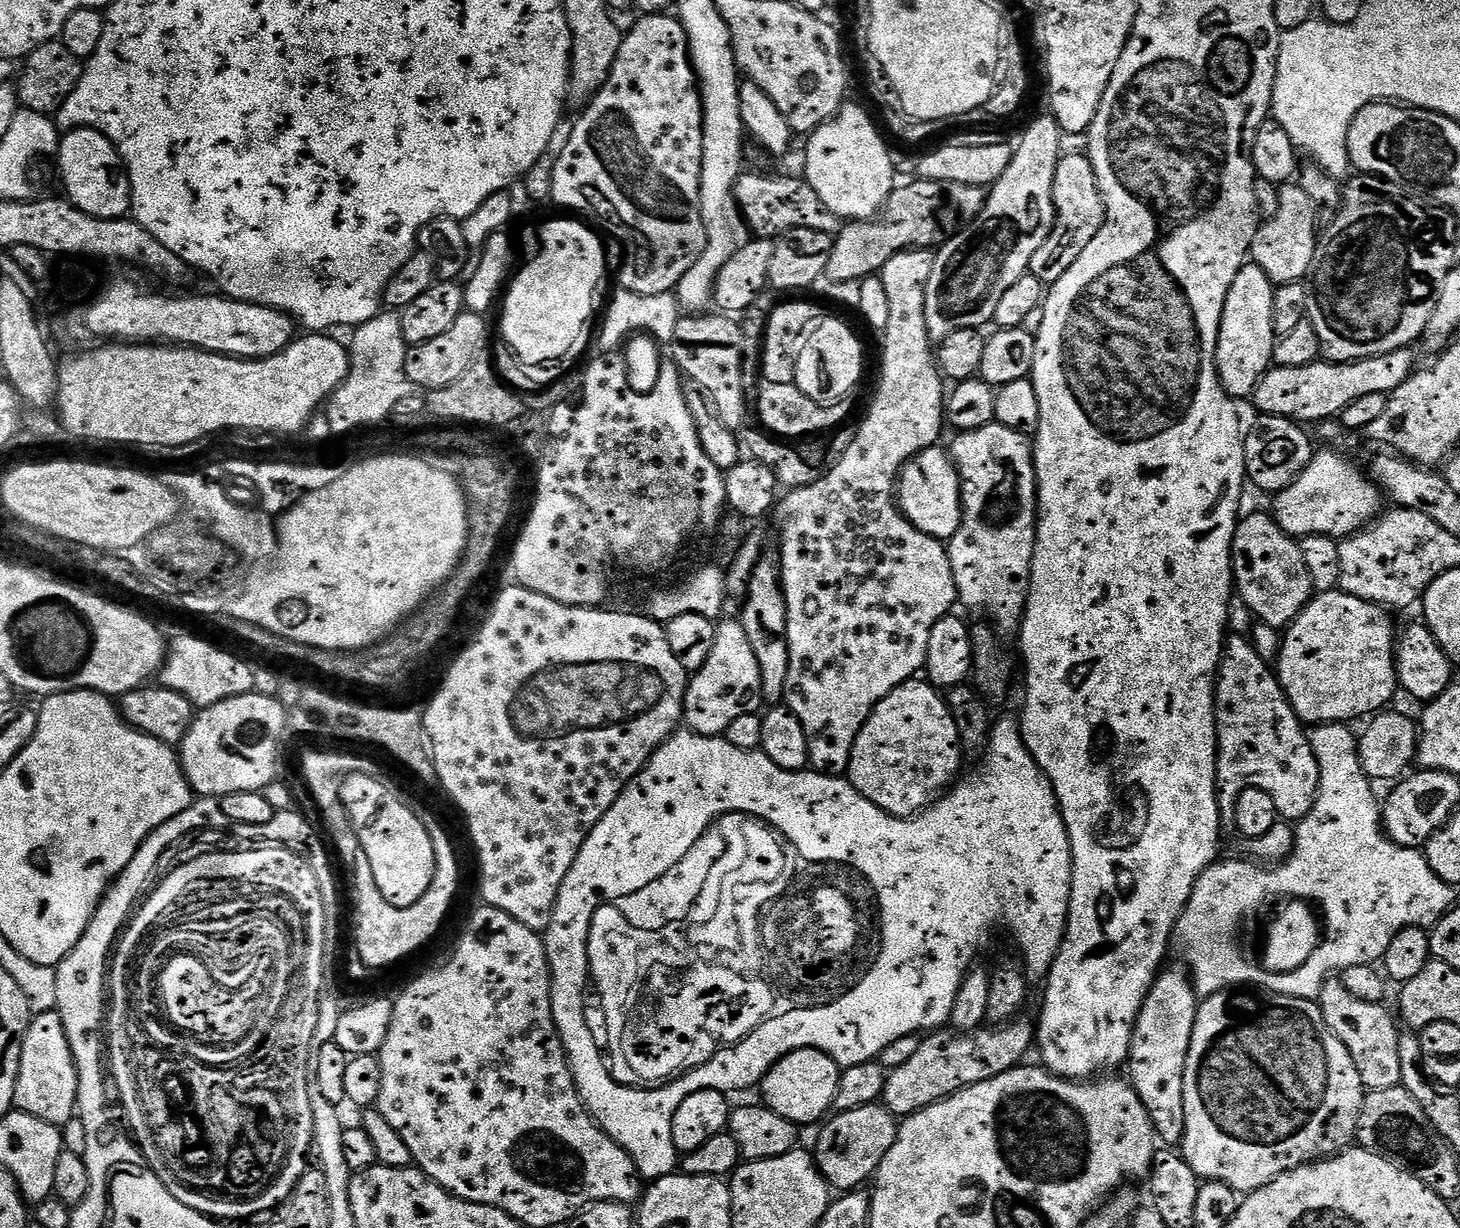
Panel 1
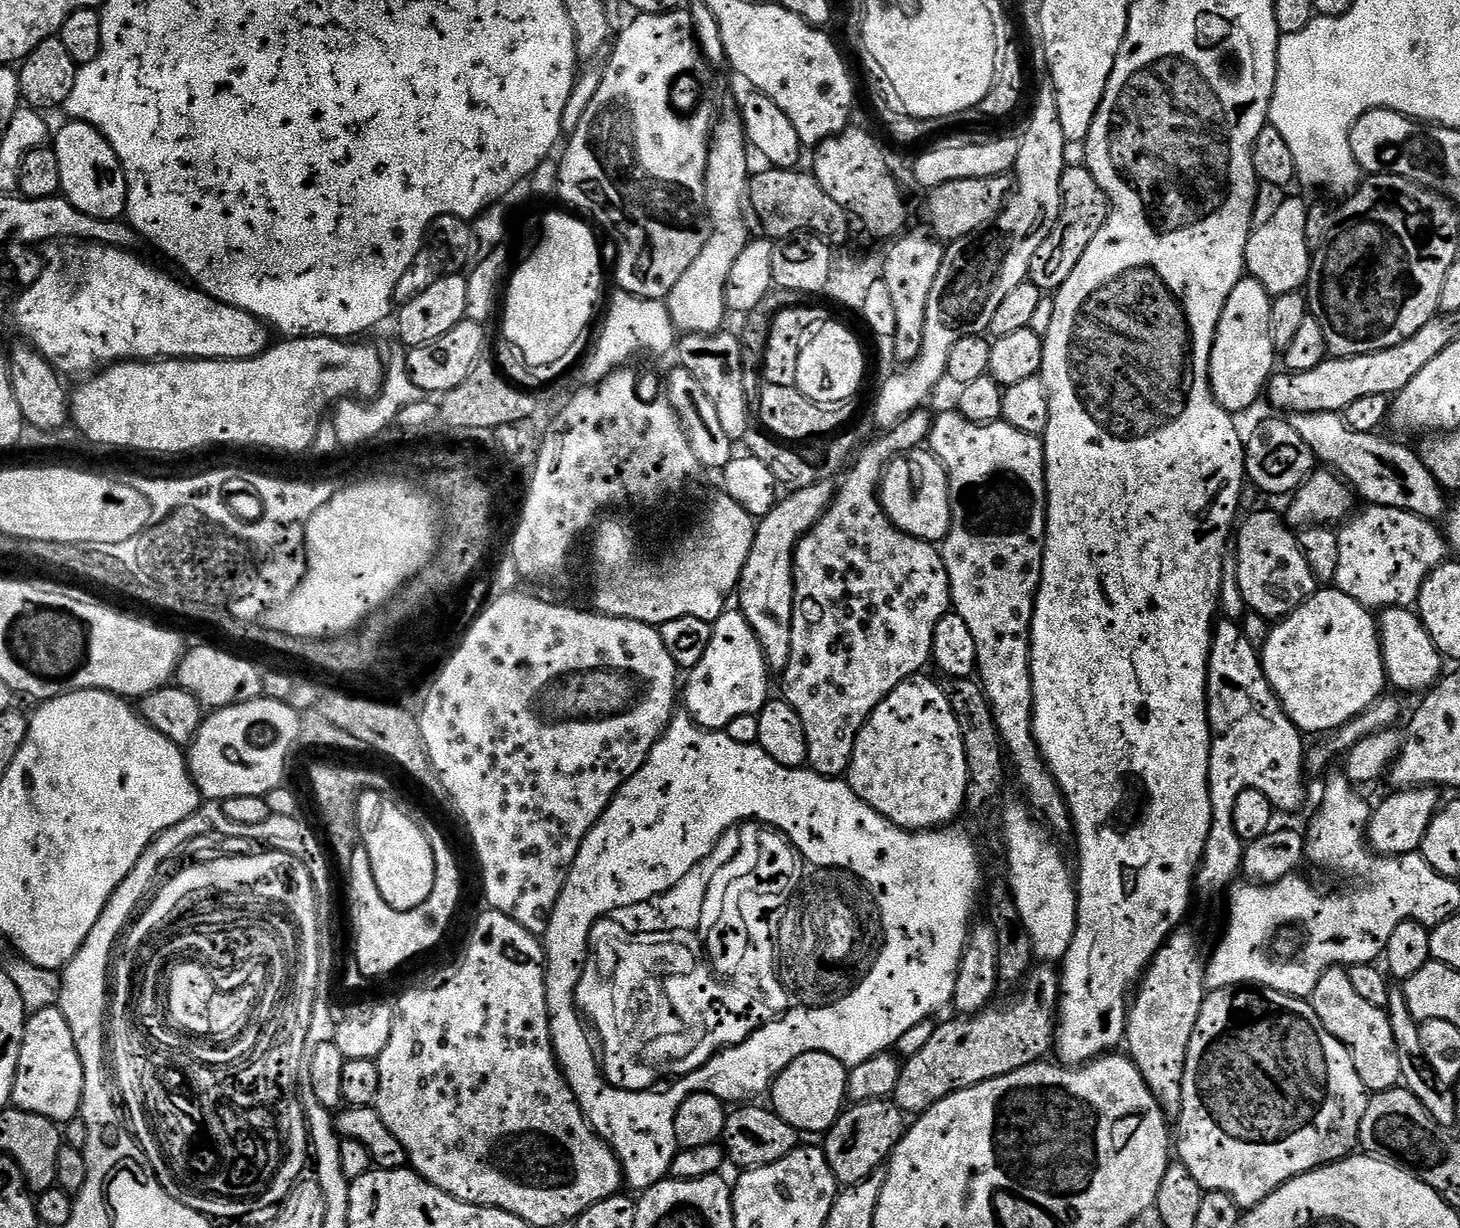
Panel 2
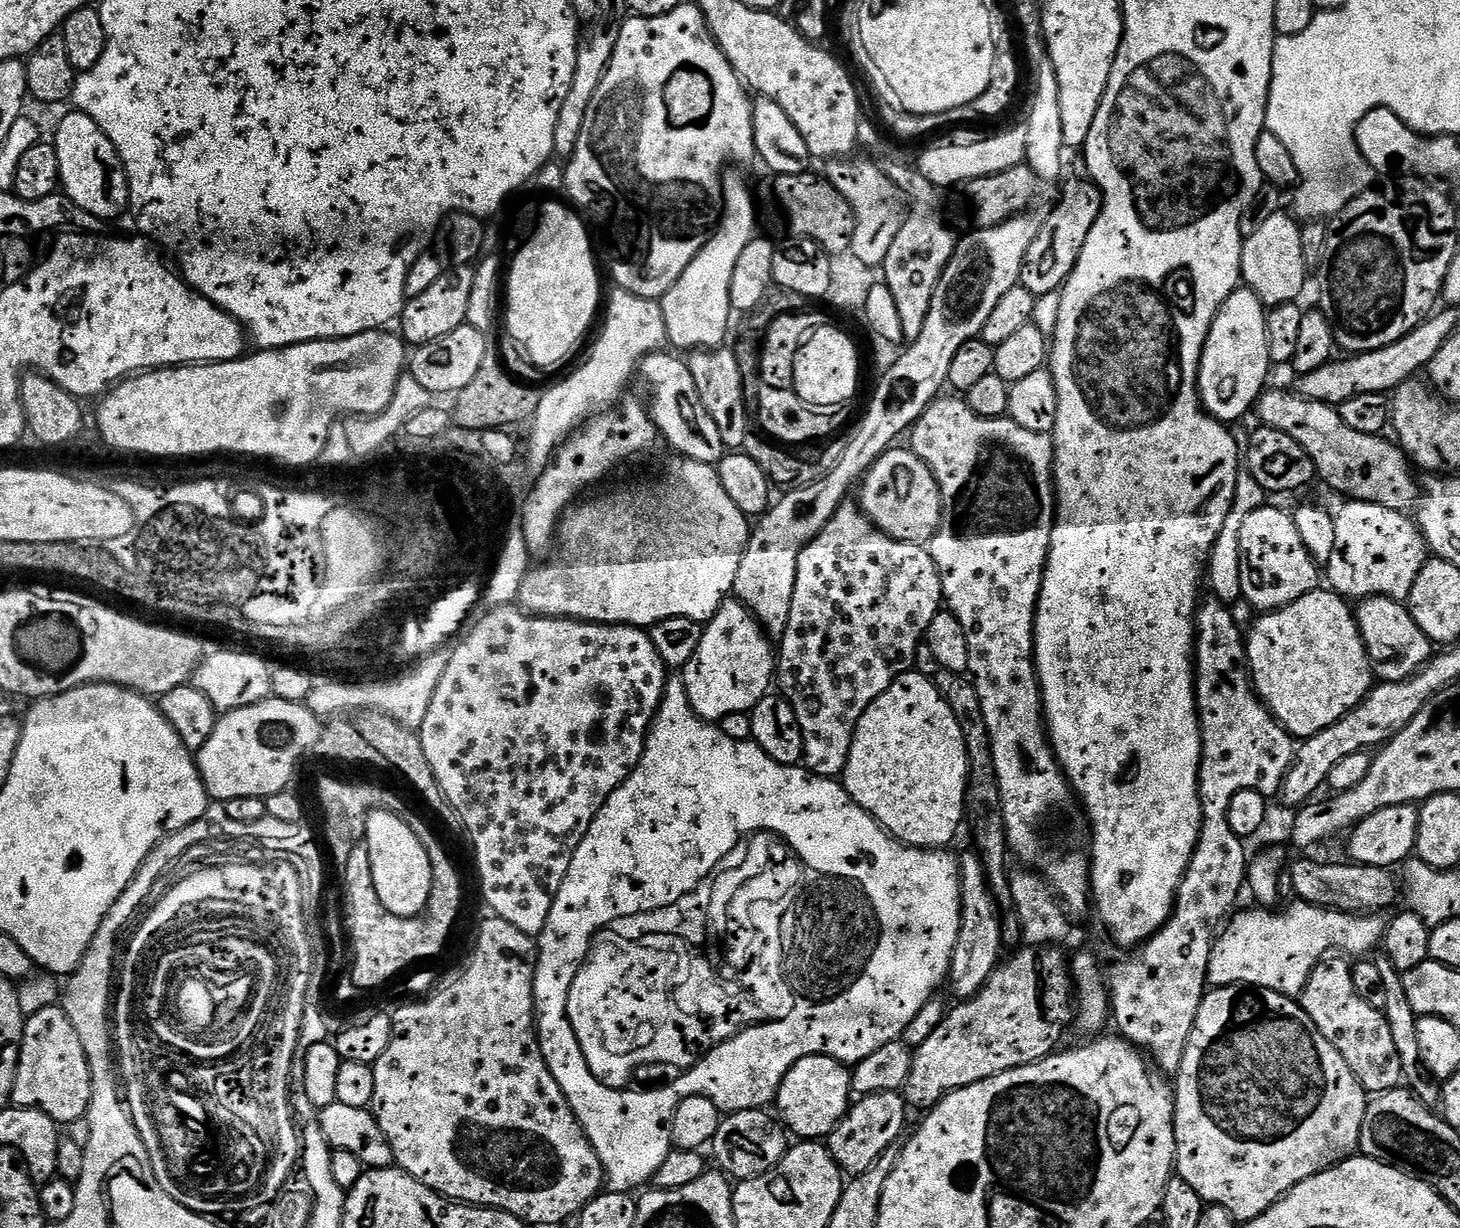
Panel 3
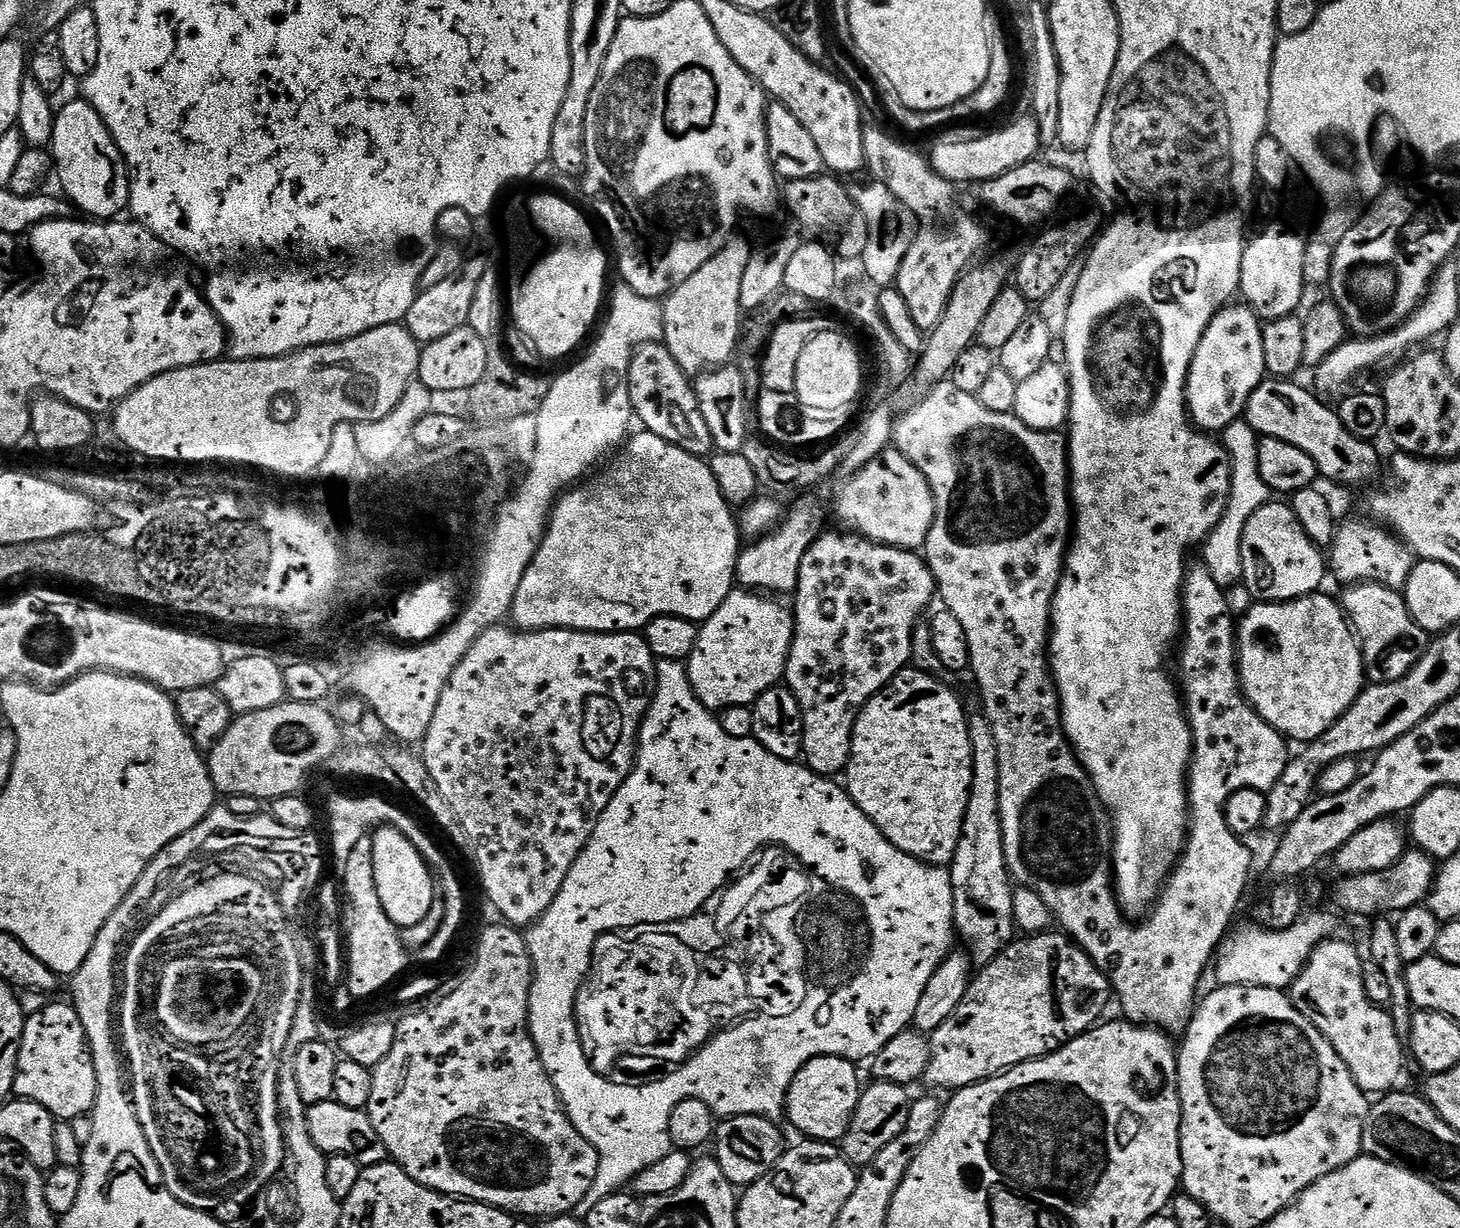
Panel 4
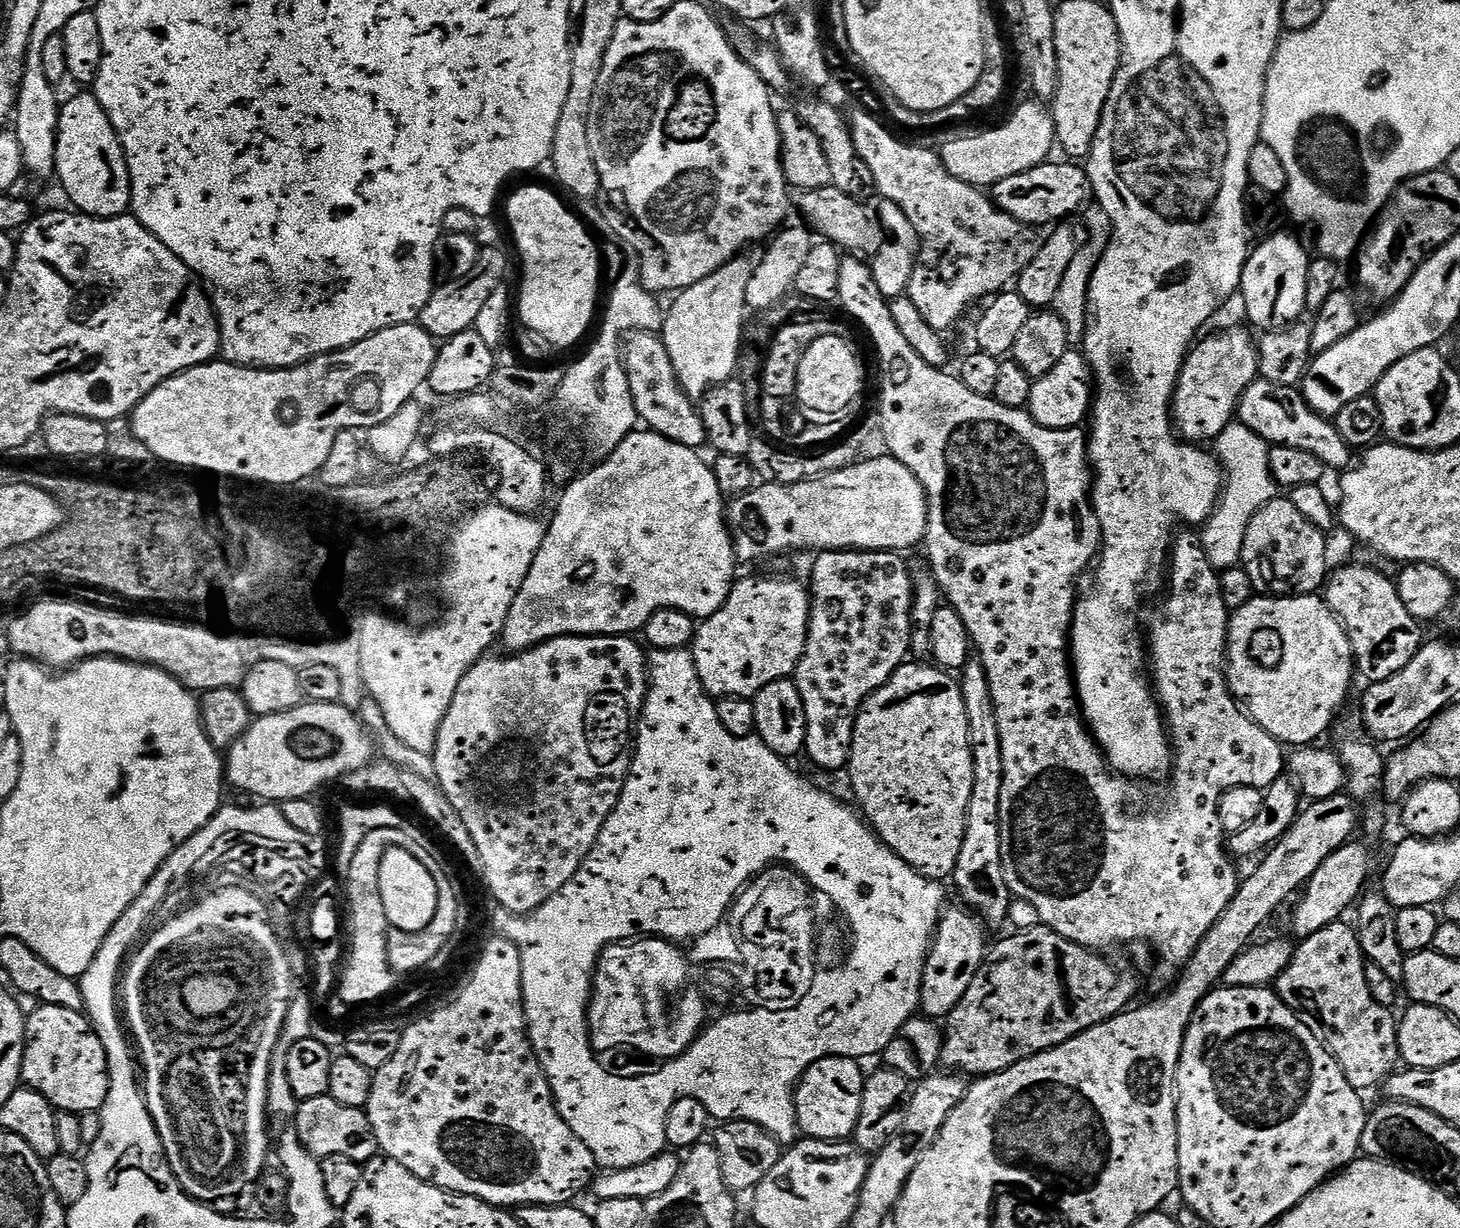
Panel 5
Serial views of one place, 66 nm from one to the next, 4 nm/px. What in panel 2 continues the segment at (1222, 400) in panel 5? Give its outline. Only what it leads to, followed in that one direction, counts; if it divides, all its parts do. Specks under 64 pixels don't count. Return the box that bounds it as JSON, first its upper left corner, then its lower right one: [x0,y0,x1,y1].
[1208,278,1278,414]

